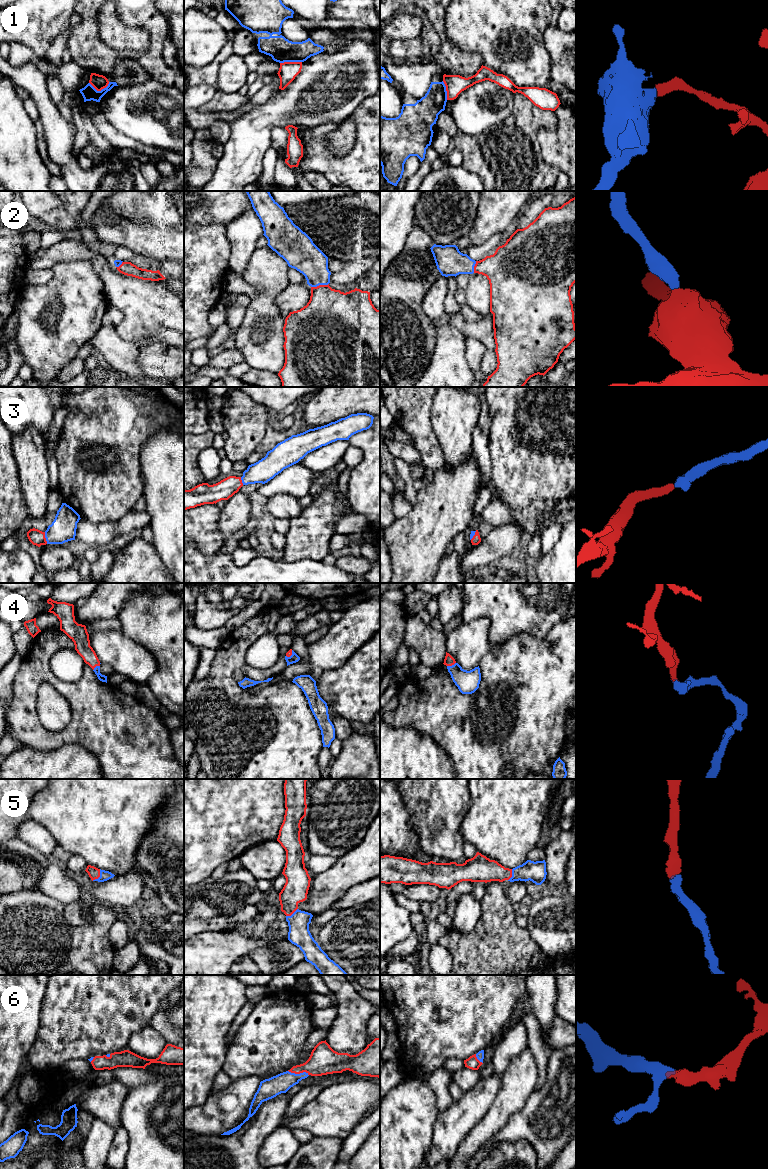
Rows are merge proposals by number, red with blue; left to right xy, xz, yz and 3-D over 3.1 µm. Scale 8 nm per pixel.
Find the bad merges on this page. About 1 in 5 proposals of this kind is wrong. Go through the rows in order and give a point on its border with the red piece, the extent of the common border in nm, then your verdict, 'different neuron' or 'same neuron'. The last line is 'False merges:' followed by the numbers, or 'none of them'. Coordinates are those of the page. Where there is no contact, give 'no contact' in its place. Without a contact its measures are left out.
1: meets red in xy at (99, 90); contact 170 nm long; different neuron
2: meets red in xz at (319, 285); contact 150 nm long; same neuron
3: meets red in xy at (45, 538); contact 100 nm long; same neuron
4: meets red in yz at (451, 665); contact 80 nm long; same neuron
5: meets red in xy at (99, 876); contact 120 nm long; same neuron
6: meets red in xz at (298, 1073); contact 170 nm long; same neuron
False merges: 1

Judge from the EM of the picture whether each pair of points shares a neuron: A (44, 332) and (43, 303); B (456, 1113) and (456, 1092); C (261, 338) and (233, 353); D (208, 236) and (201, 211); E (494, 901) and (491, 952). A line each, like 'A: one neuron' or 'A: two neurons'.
A: one neuron
B: two neurons
C: two neurons
D: two neurons
E: one neuron

